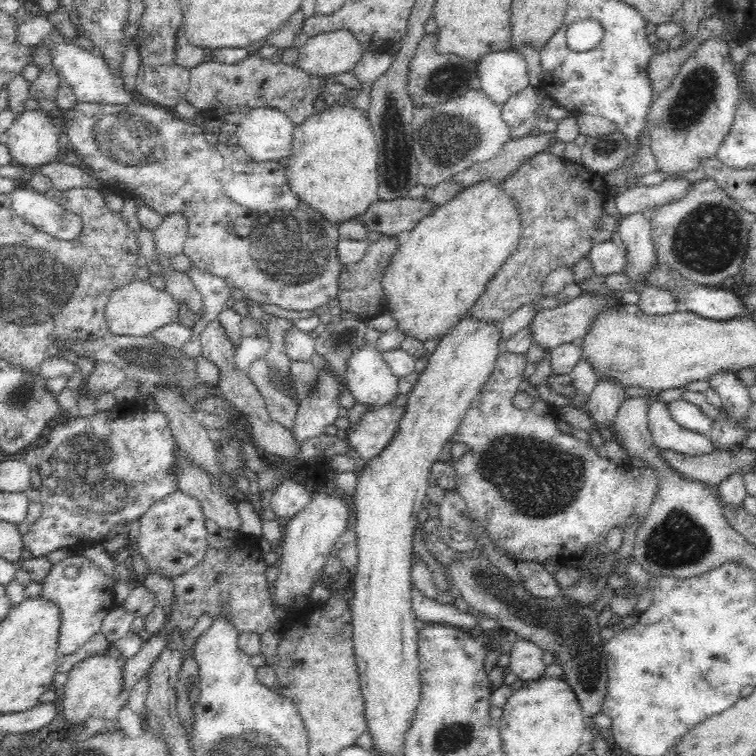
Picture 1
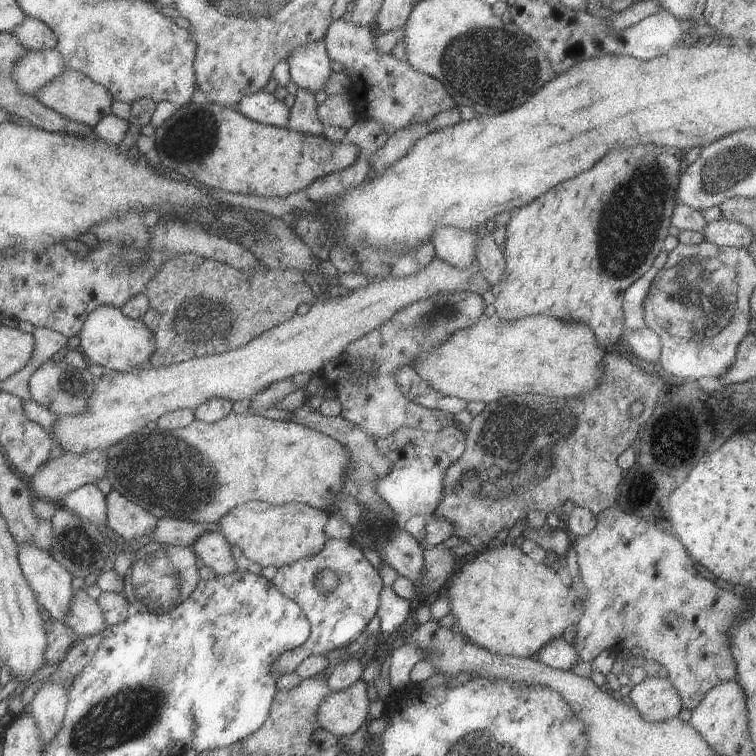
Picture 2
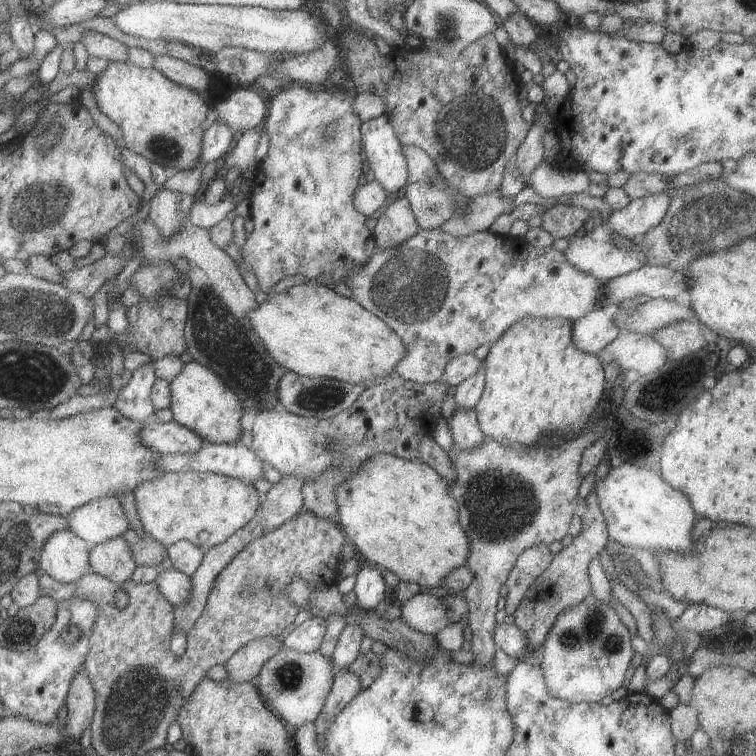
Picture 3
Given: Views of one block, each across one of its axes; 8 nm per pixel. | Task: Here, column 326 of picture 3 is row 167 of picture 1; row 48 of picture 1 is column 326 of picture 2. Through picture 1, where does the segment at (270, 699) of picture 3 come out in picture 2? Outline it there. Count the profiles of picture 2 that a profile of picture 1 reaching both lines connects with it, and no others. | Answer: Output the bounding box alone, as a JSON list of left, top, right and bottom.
[317,678,371,737]

